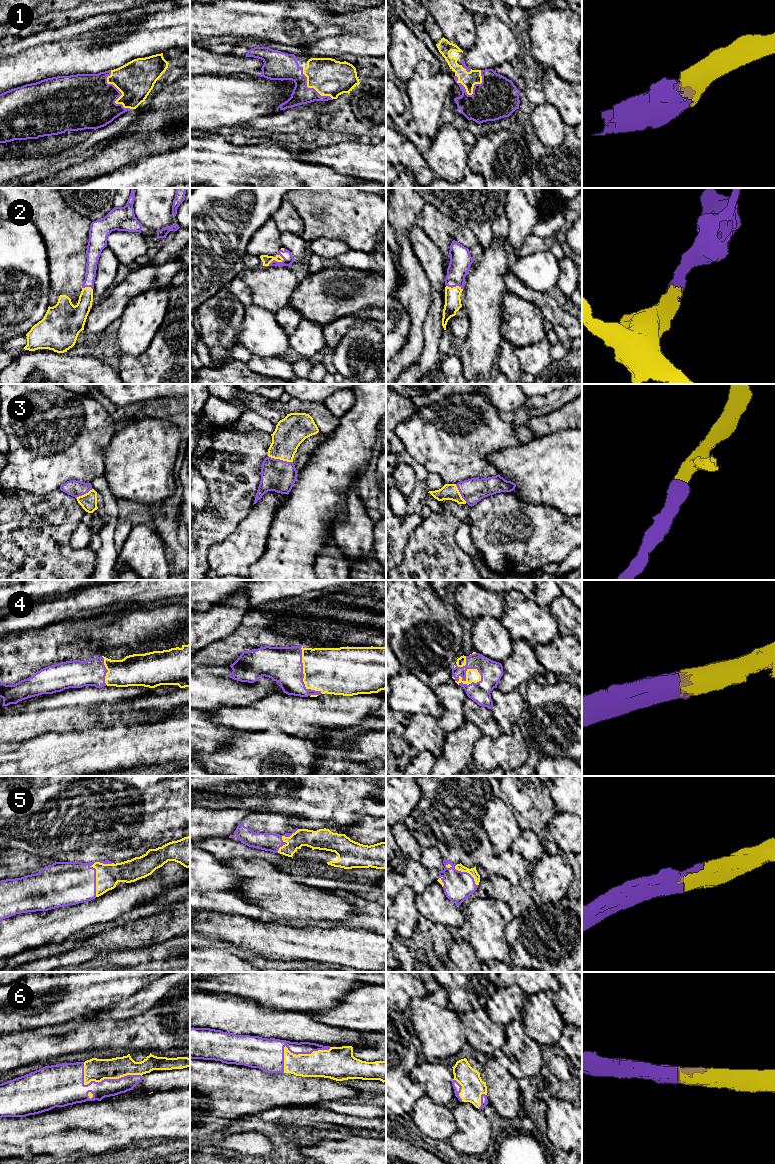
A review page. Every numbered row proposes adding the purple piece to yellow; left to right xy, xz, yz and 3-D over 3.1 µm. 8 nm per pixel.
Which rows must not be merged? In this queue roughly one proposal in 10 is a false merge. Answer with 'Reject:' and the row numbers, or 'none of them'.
Reject: none of them

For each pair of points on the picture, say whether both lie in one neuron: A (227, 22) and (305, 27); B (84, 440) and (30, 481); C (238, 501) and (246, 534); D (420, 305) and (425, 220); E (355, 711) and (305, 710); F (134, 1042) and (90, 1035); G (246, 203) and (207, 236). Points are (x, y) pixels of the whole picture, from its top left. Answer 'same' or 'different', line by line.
A: different
B: same
C: different
D: different
E: same
F: same
G: same

